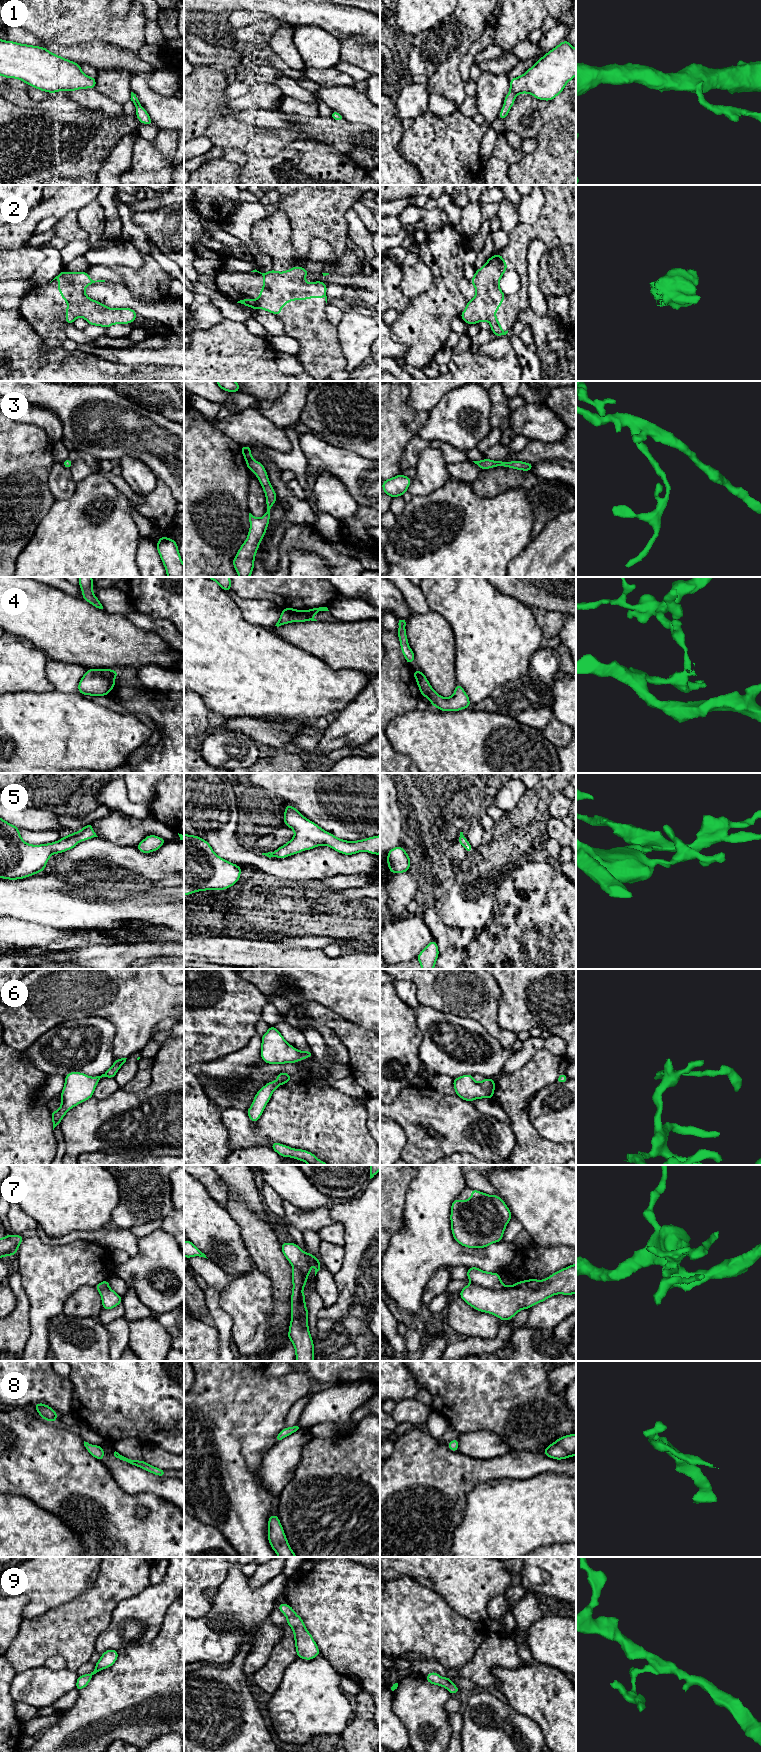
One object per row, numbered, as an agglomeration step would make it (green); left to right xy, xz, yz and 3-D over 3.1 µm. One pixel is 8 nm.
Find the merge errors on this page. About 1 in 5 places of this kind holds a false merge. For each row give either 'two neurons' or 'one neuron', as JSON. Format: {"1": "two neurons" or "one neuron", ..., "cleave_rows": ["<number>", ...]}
{"1": "one neuron", "2": "one neuron", "3": "one neuron", "4": "two neurons", "5": "one neuron", "6": "one neuron", "7": "two neurons", "8": "one neuron", "9": "one neuron", "cleave_rows": ["4", "7"]}

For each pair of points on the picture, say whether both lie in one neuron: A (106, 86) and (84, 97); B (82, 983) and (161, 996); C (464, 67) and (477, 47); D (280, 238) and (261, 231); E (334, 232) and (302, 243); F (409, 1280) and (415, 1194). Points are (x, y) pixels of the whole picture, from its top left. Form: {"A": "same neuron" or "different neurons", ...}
{"A": "different neurons", "B": "same neuron", "C": "same neuron", "D": "same neuron", "E": "same neuron", "F": "same neuron"}

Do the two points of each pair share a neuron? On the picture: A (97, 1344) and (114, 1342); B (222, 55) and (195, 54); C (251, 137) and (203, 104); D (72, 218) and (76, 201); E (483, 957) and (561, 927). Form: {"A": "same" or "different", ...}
{"A": "different", "B": "same", "C": "same", "D": "different", "E": "same"}

